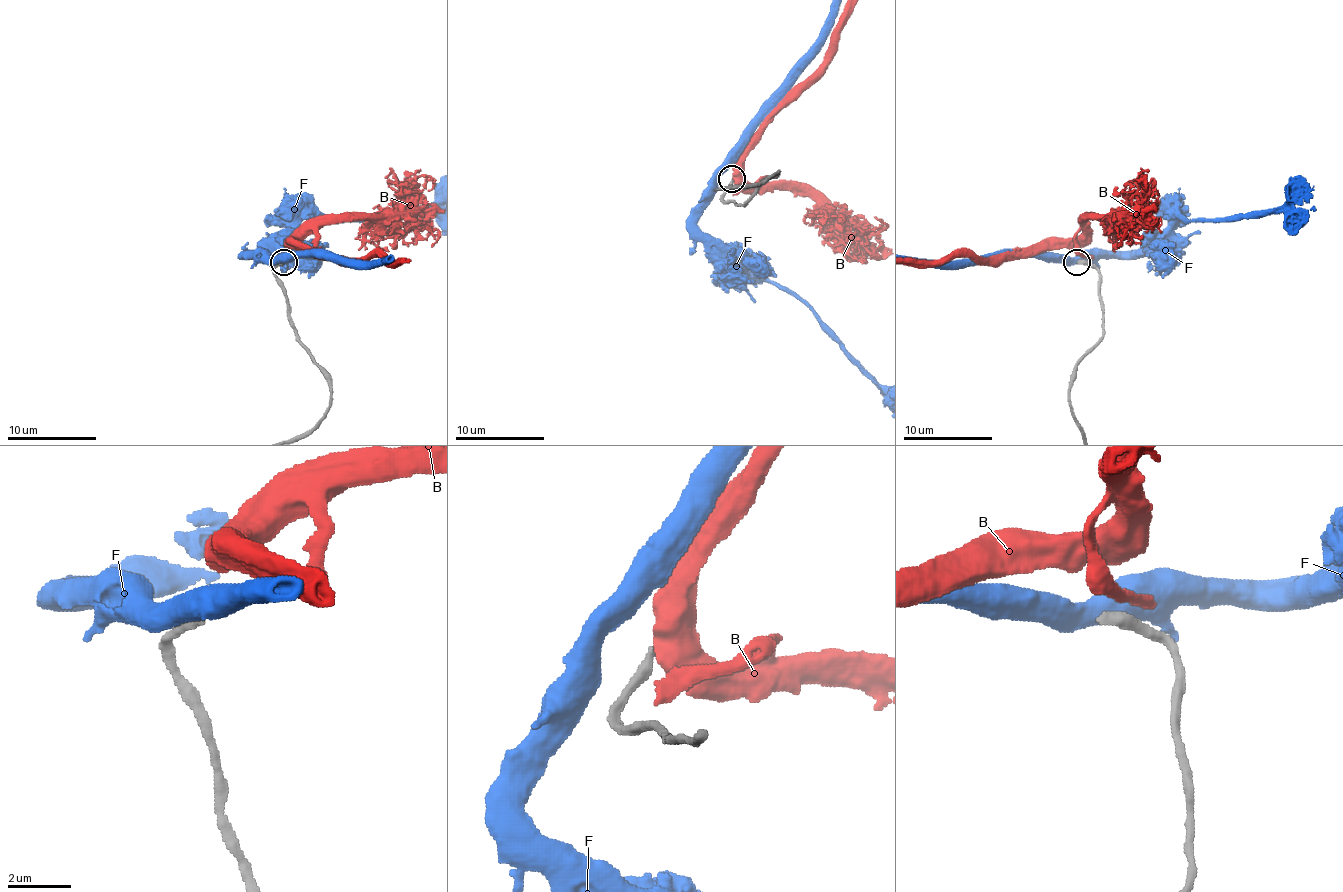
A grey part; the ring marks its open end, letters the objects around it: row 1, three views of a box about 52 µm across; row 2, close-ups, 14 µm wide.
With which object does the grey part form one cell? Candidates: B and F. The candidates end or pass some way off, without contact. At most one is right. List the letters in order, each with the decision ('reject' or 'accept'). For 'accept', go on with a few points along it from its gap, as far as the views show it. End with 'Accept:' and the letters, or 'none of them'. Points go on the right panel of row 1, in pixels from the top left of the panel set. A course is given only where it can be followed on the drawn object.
B: reject
F: reject
Accept: none of them

